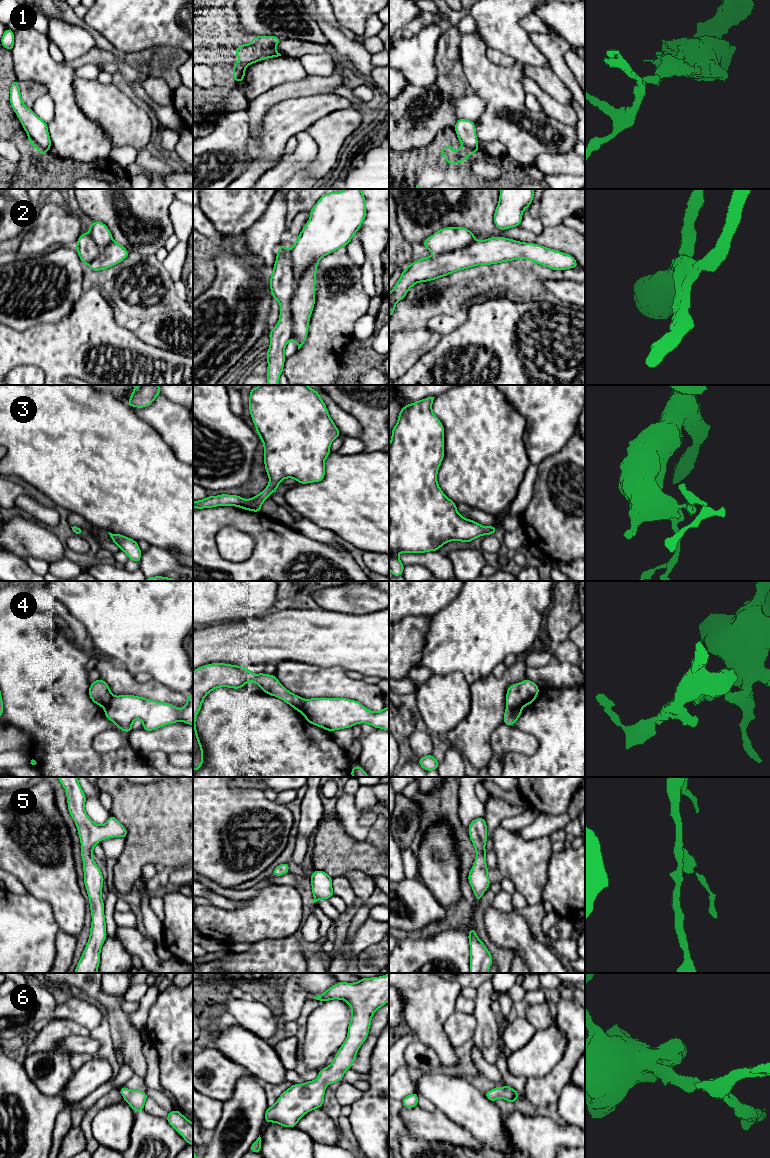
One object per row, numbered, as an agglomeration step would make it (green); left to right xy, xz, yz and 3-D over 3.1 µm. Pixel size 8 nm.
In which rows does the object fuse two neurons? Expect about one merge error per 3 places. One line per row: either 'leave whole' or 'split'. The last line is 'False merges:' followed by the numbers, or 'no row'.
1: split
2: leave whole
3: leave whole
4: split
5: leave whole
6: leave whole
False merges: 1, 4

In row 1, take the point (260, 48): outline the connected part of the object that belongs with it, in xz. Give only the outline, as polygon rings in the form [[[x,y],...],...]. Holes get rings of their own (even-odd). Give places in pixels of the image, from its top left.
[[[255,36],[249,45],[242,44],[237,47],[235,55],[240,58],[232,67],[233,72],[239,72],[242,67],[272,57],[281,56],[275,49],[281,40],[277,36]]]

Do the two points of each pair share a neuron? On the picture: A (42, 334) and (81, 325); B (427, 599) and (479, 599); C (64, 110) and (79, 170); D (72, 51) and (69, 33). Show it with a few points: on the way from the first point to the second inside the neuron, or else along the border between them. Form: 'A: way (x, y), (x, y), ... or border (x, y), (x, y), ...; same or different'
A: way (52, 334), (71, 334); same
B: border (460, 591), (446, 606), (435, 614); different
C: border (61, 160), (75, 160), (91, 166); different
D: way (72, 47), (72, 41), (69, 37); same

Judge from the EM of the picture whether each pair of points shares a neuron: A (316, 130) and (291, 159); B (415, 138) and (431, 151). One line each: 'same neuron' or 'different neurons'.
A: different neurons
B: different neurons

